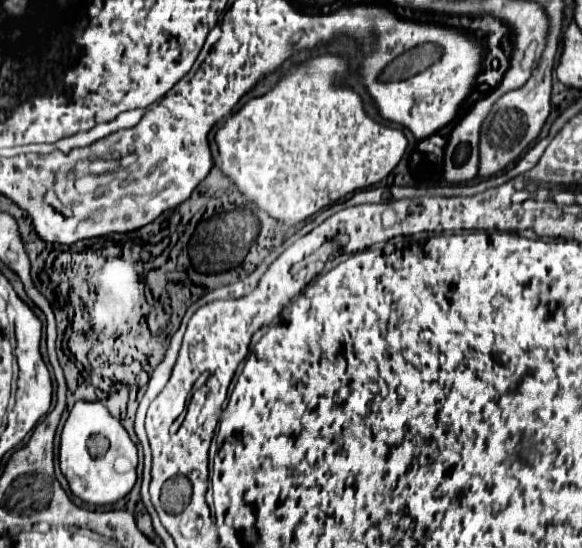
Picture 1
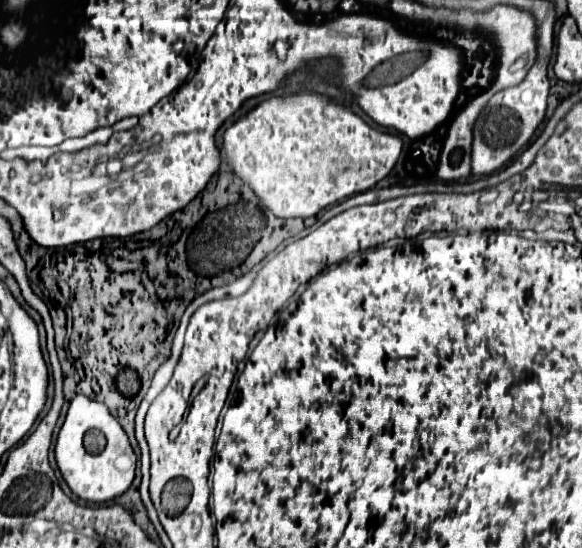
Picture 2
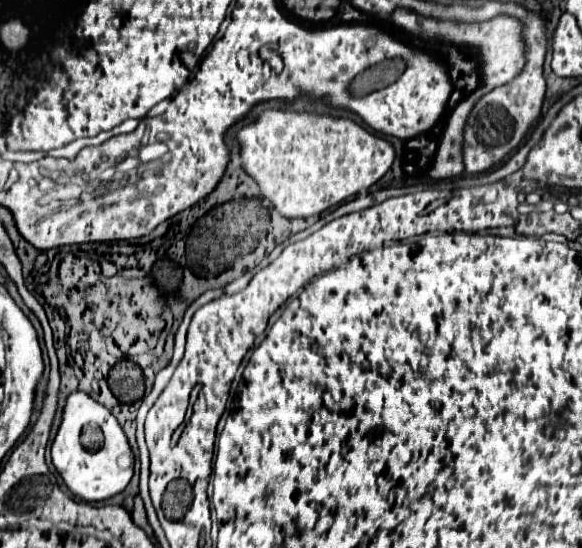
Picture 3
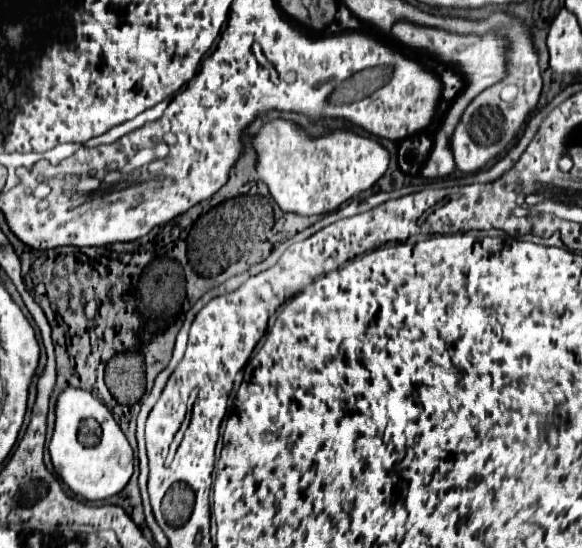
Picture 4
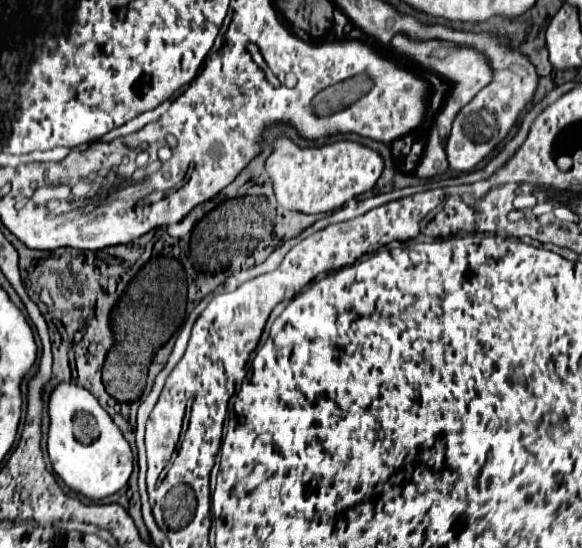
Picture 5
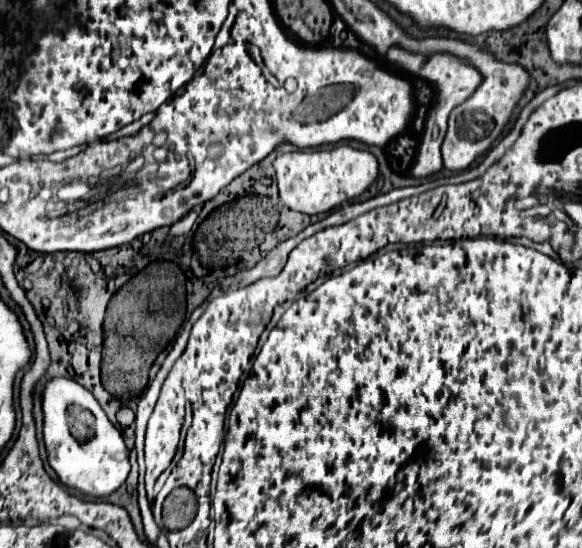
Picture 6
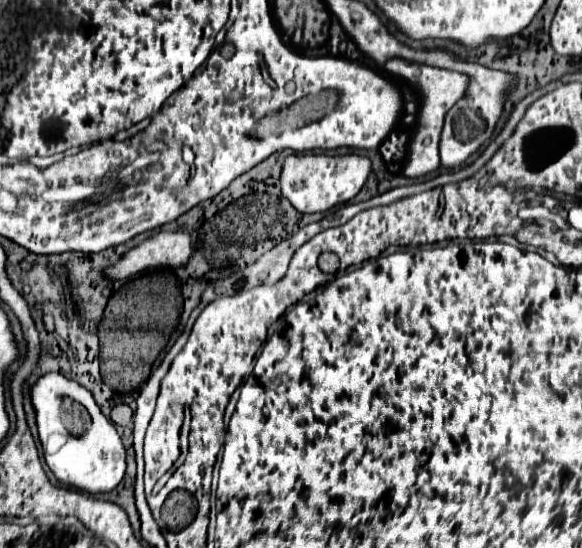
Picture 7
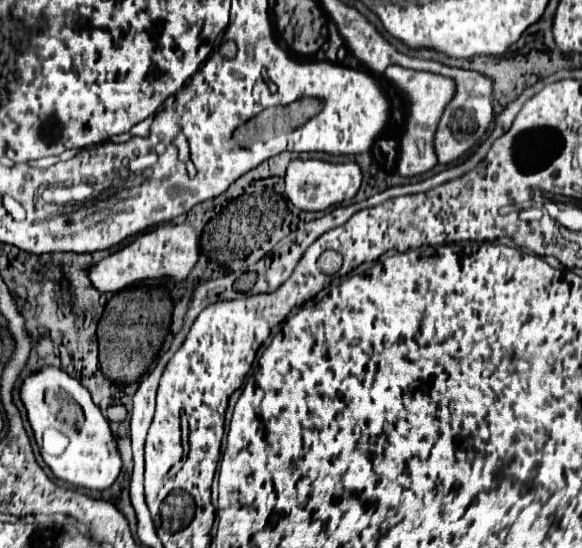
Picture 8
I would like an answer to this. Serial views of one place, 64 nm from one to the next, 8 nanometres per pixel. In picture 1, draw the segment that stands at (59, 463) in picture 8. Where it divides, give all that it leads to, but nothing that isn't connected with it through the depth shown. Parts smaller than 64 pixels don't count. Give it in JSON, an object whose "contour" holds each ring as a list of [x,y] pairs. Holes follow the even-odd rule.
{"contour":[[[76,402],[74,404],[74,408],[70,410],[70,416],[64,424],[64,430],[62,430],[58,460],[60,460],[60,468],[62,468],[65,478],[70,482],[69,487],[71,492],[74,492],[73,496],[89,505],[113,505],[120,498],[124,498],[132,490],[132,486],[136,484],[136,464],[138,464],[136,444],[130,440],[124,426],[116,418],[112,418],[110,412],[100,402]],[[90,450],[106,450],[106,452],[100,458],[92,458]],[[74,474],[78,474],[82,480],[74,480],[72,478]]]}

